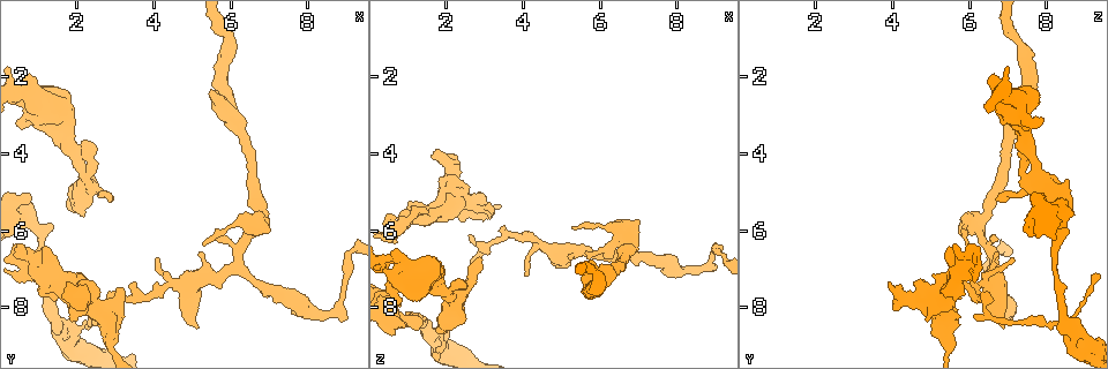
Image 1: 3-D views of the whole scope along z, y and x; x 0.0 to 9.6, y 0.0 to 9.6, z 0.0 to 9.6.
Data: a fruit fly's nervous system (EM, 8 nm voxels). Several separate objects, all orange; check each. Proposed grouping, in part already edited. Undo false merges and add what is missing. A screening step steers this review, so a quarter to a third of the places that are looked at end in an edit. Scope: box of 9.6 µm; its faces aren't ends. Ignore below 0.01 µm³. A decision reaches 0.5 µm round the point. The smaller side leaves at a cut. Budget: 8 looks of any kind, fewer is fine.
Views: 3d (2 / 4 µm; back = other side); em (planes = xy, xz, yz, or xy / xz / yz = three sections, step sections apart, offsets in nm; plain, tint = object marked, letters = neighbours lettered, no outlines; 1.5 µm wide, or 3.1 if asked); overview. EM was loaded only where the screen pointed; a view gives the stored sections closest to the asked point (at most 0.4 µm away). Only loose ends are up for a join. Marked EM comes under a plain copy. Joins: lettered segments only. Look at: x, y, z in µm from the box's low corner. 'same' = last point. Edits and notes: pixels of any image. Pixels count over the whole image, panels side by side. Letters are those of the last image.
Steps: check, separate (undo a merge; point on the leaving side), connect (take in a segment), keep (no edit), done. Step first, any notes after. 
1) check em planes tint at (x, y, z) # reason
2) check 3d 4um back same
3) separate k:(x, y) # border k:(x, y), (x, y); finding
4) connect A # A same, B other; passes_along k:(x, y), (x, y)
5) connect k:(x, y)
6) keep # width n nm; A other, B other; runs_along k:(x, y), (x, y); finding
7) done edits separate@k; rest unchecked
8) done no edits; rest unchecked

check em planes letters at (2.80, 5.20, 6.75)

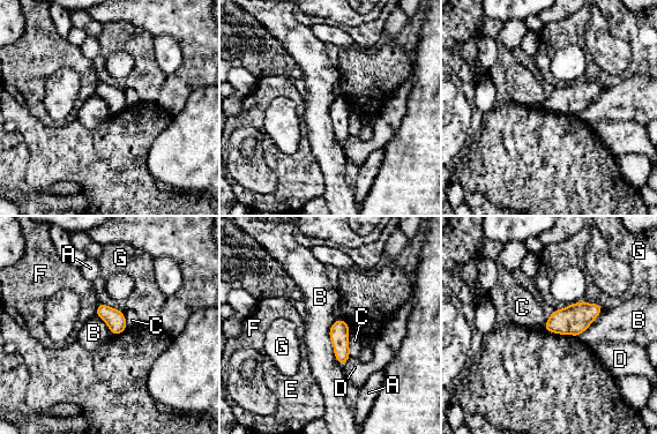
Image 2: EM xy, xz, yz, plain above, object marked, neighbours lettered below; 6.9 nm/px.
keep # width 140 nm; A other, B other, C other, D other, E other, F other, G other; border 2:(336, 319), (329, 339), (342, 367); no lettered segment goes on from it

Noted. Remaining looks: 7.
check 3d 4um at (0.55, 2.05, 6.55) # branch stops here

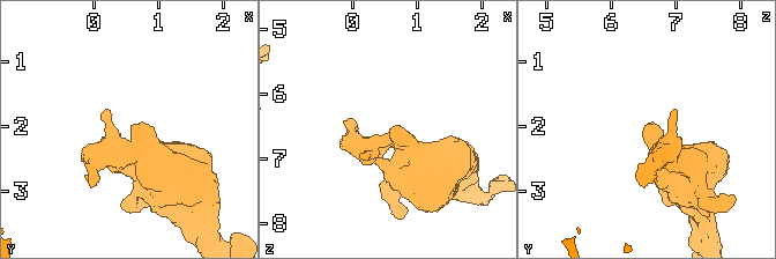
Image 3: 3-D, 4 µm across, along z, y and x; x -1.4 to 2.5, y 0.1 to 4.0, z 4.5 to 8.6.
check em planes tint at (0.60, 2.00, 6.60)

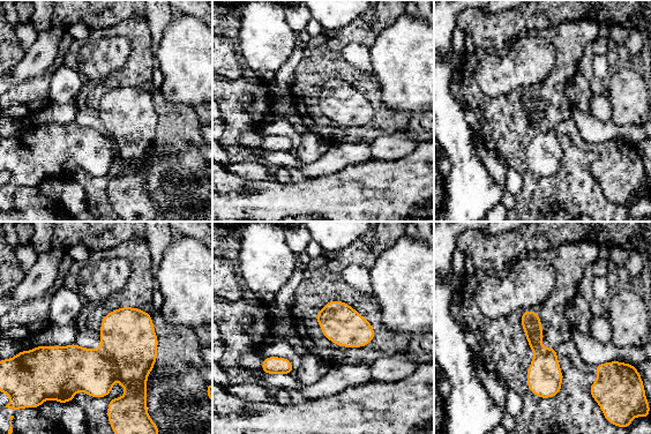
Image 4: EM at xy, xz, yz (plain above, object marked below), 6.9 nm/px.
check em planes letters same # what lies round it

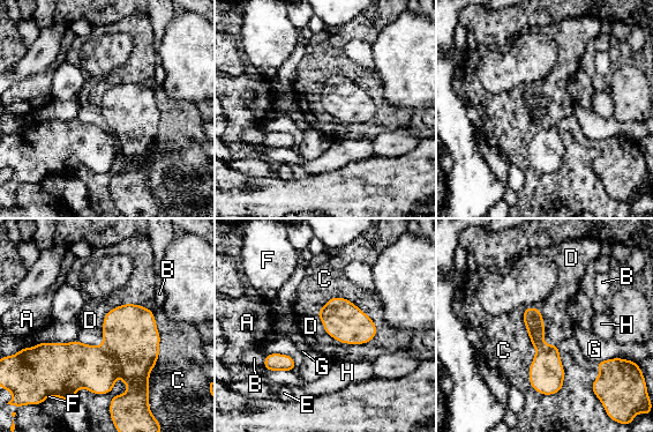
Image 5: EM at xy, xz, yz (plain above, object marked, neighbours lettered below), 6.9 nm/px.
keep # A other, B other, C other, D other, E other, F other, G other, H other; border 5:(107, 312), (103, 343), (82, 344); no lettered segment goes on from it

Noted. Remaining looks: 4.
check 3d 4um at (0.75, 3.15, 7.95) # branch stops here

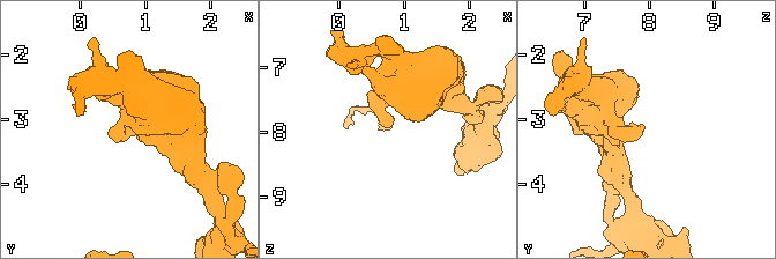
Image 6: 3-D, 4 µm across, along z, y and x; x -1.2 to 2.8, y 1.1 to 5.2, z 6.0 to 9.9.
check em xz step 8 letters at (0.75, 3.20, 7.90) # now the EM

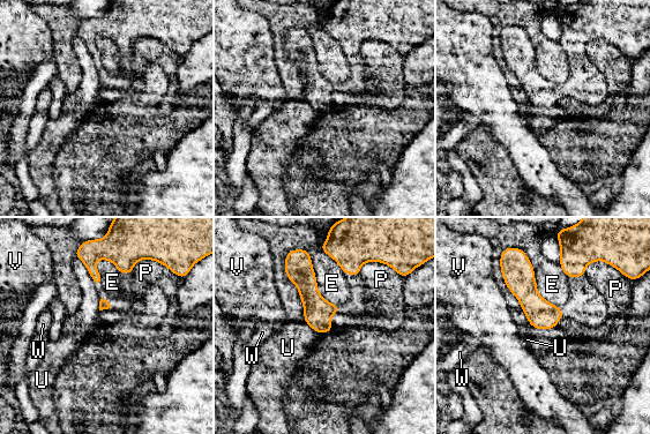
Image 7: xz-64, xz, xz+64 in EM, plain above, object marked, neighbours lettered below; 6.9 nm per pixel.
check em xy step 4 letters same # another direction

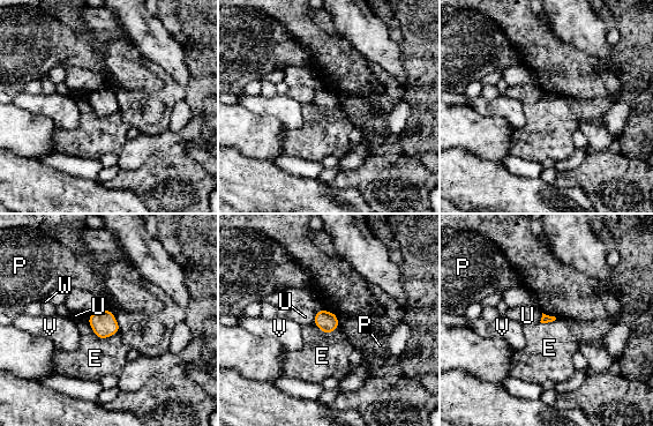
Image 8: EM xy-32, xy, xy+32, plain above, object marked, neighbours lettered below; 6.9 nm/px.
keep # E other, P other, U other, V other, W other; border 8:(87, 321), (100, 338), (118, 333); no lettered segment goes on from it

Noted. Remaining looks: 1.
done no edits; rest unchecked

